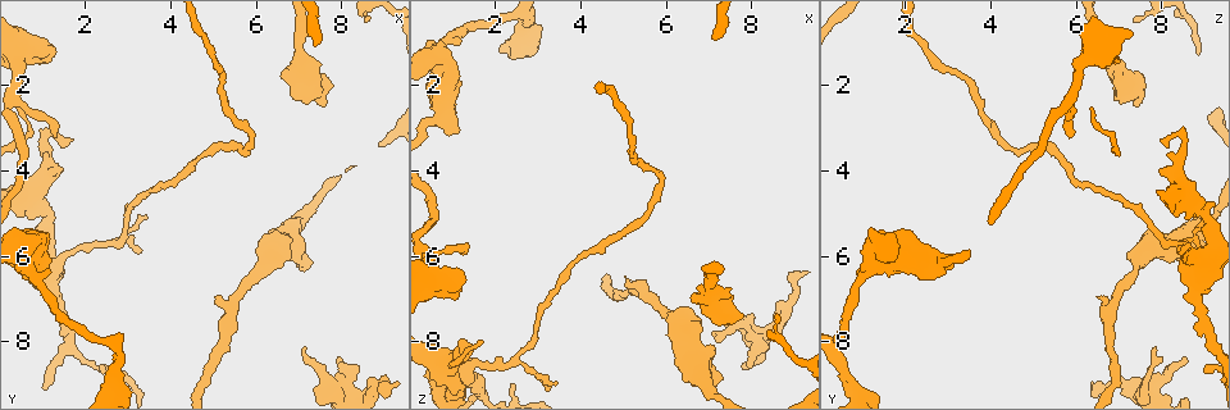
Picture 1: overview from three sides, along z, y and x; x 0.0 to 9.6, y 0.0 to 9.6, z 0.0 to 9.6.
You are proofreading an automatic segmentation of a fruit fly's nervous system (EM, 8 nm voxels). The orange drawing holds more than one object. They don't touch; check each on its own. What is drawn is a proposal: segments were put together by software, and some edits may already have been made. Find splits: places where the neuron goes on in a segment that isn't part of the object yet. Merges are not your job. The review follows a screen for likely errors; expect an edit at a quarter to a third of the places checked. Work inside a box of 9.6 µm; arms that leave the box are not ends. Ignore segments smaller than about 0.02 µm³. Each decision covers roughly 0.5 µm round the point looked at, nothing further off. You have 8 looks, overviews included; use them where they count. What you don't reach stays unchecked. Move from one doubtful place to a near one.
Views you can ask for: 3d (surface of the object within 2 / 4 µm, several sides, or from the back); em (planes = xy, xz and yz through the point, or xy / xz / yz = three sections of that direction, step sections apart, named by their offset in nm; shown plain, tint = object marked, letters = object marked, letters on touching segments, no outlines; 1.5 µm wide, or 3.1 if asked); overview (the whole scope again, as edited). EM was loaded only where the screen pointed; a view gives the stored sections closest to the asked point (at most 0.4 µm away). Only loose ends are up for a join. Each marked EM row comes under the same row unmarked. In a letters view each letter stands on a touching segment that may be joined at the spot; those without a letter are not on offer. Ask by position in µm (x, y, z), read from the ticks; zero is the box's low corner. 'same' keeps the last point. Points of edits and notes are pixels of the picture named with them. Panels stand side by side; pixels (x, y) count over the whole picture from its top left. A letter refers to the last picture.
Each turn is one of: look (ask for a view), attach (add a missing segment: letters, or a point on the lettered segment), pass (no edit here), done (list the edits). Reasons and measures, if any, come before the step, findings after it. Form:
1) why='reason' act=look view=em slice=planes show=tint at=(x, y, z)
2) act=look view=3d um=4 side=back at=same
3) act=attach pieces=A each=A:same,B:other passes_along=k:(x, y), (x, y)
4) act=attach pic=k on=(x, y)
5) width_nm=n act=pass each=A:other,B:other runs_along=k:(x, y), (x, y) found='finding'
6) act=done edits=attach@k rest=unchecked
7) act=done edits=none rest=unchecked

why='free end' act=look view=em slice=xy step=8 show=tint at=(5.10, 6.95, 6.50)

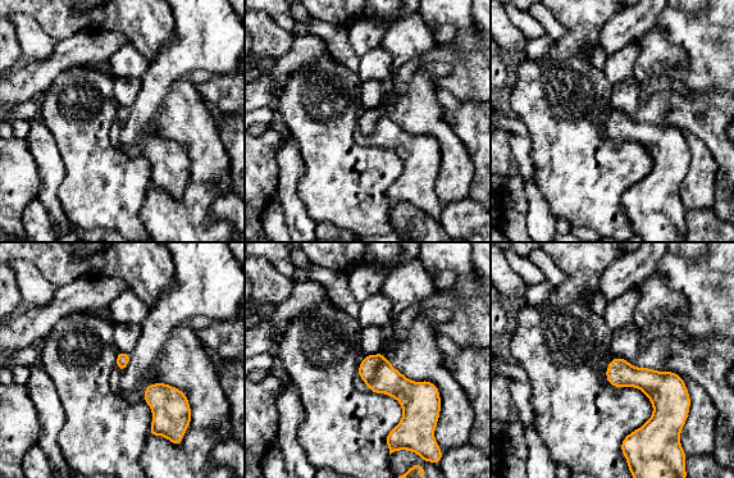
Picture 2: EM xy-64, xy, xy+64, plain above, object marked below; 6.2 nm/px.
act=look view=em slice=yz step=8 show=letters at=same

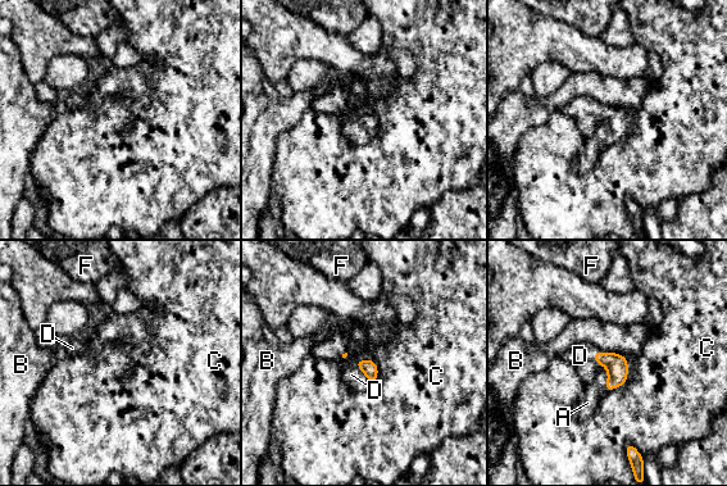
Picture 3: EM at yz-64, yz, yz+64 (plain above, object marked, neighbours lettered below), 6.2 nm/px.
act=attach pieces=D each=A:other,B:other,C:other,D:same,F:other passes_along=3:(368, 367), (364, 375), (351, 375) found='it goes on there'

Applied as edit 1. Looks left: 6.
why='free end' act=look view=3d um=2 at=(7.65, 2.45, 7.35)

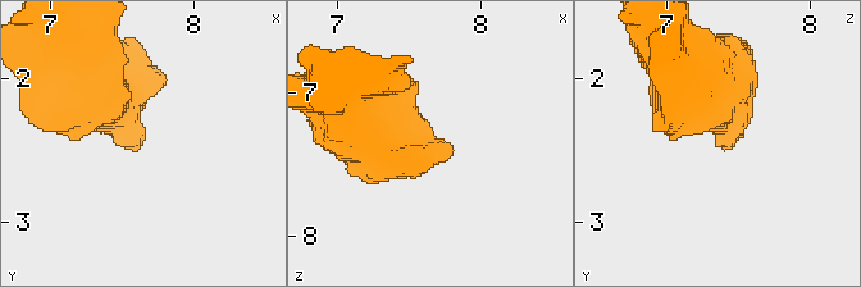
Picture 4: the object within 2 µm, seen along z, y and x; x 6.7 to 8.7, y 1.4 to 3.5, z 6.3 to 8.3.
act=look view=em um=3.1 slice=xz step=16 show=tint at=(7.66, 2.44, 7.36)

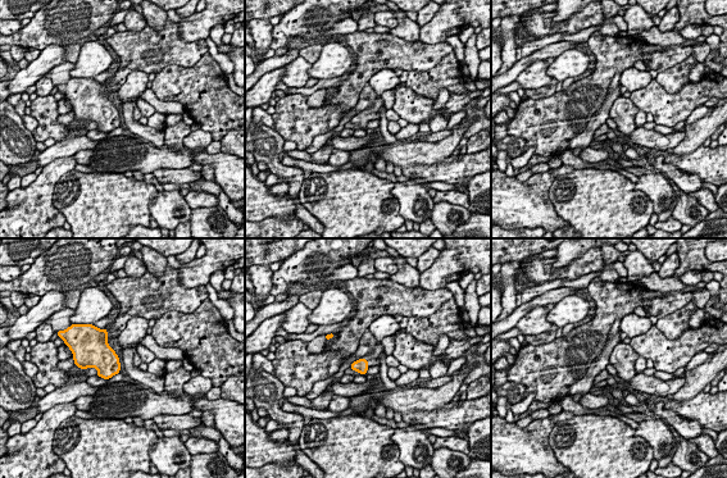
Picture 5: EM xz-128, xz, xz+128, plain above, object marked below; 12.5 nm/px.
why='another direction' act=look view=em um=3.1 slice=planes show=letters at=same

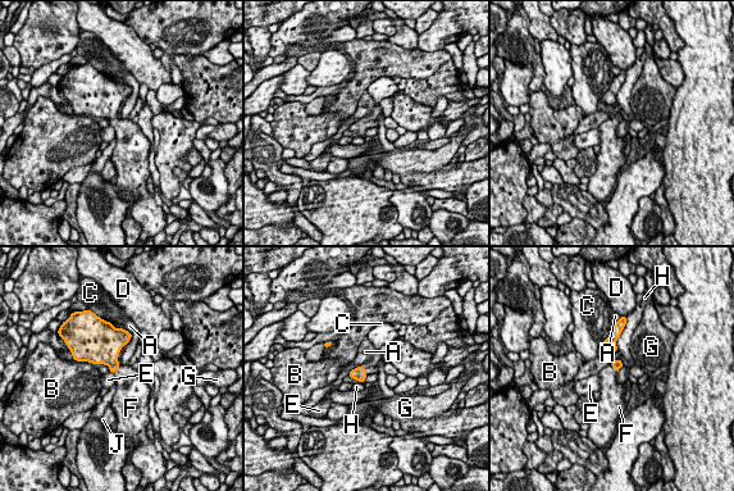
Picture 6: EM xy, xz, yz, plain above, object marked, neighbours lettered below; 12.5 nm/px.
longest_contact=C:340nm act=attach pieces=F each=A:other,B:other,C:other,D:other,E:other,F:same,G:other,H:other,J:other passes_along=6:(359, 373), (364, 368), (370, 366) found='the neuron continues'

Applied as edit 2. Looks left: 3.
why='free end' act=look view=em slice=planes show=letters at=(7.95, 8.40, 8.55)

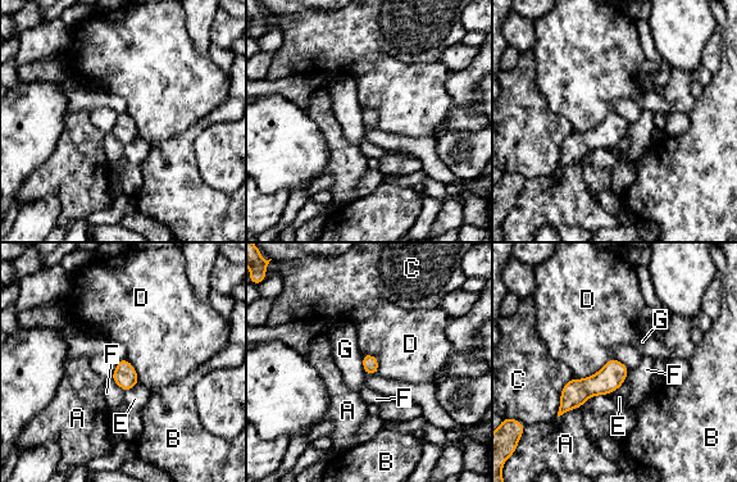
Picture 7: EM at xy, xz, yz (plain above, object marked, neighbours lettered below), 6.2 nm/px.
longest_contact=D:280nm act=pass each=A:other,B:other,C:other,D:other,E:other,F:other,G:other found='no lettered segment goes on from it'

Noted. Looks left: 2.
act=done edits=attach@3,attach@6 rest=unchecked

